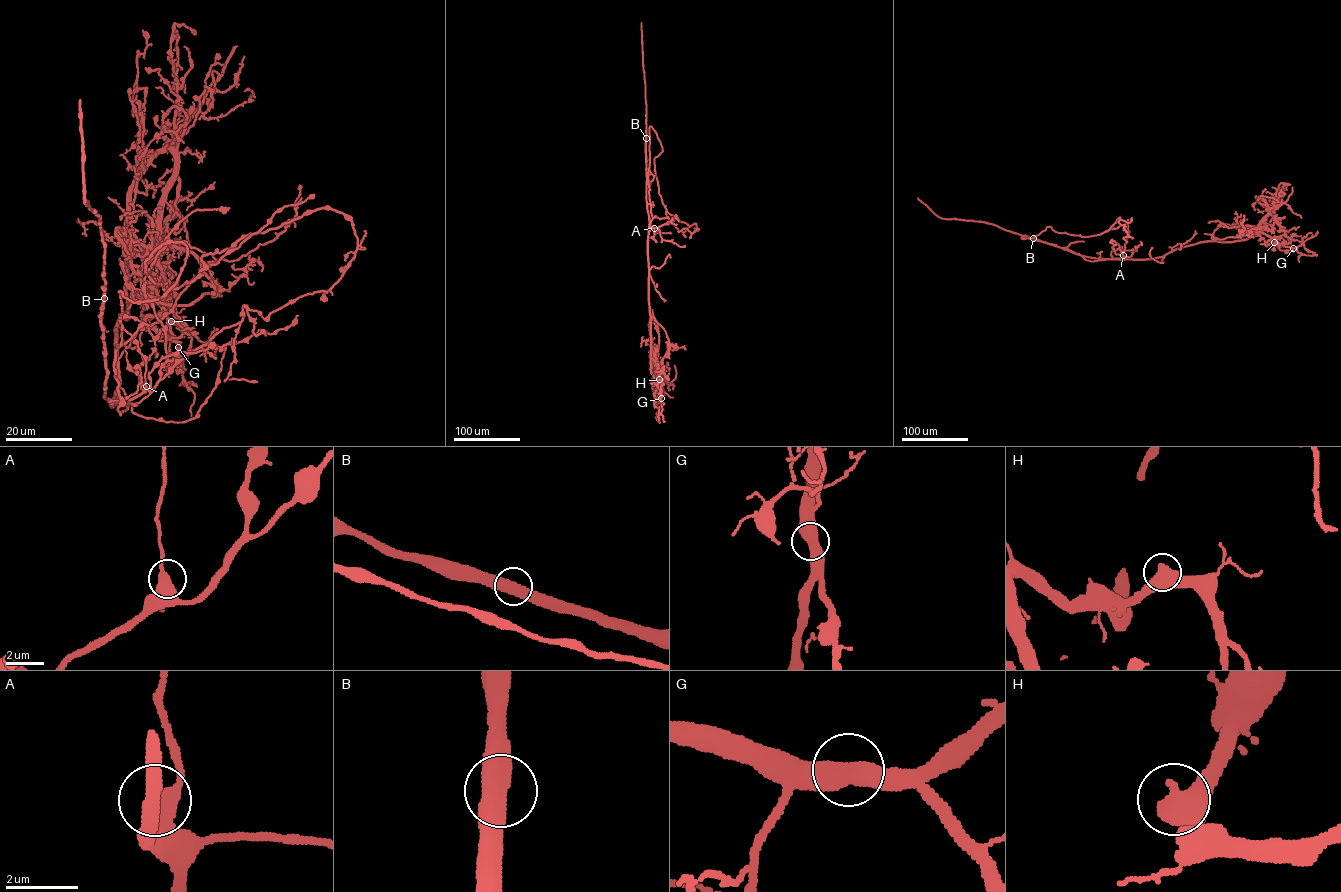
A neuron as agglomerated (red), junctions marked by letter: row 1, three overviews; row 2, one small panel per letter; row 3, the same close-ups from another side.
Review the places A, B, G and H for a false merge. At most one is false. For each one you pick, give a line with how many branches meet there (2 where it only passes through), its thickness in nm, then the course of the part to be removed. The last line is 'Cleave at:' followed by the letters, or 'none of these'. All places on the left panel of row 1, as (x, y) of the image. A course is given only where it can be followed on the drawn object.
B: 2 branches meet; 550 nm thick; foreign part runs (104, 299), (102, 323), (108, 331)
Cleave at: B

